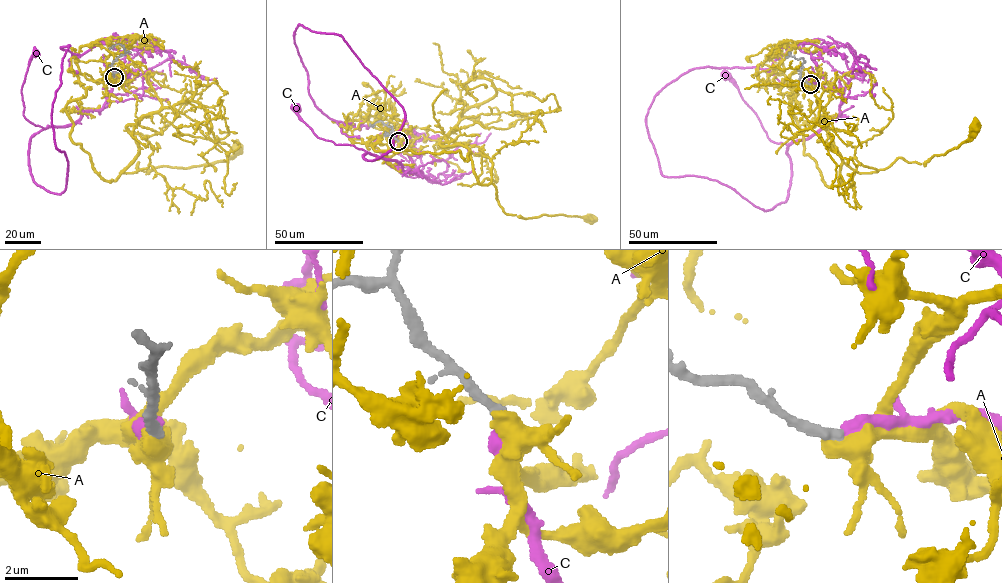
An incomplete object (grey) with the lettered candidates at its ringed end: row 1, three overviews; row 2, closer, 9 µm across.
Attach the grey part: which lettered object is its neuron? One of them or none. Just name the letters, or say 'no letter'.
C

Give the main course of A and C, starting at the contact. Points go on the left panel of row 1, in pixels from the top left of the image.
A: (114, 77), (77, 73), (85, 95), (65, 108), (102, 178), (238, 147)
C: (114, 77), (103, 107), (84, 111), (72, 124), (42, 128), (23, 114), (21, 90), (36, 52)

